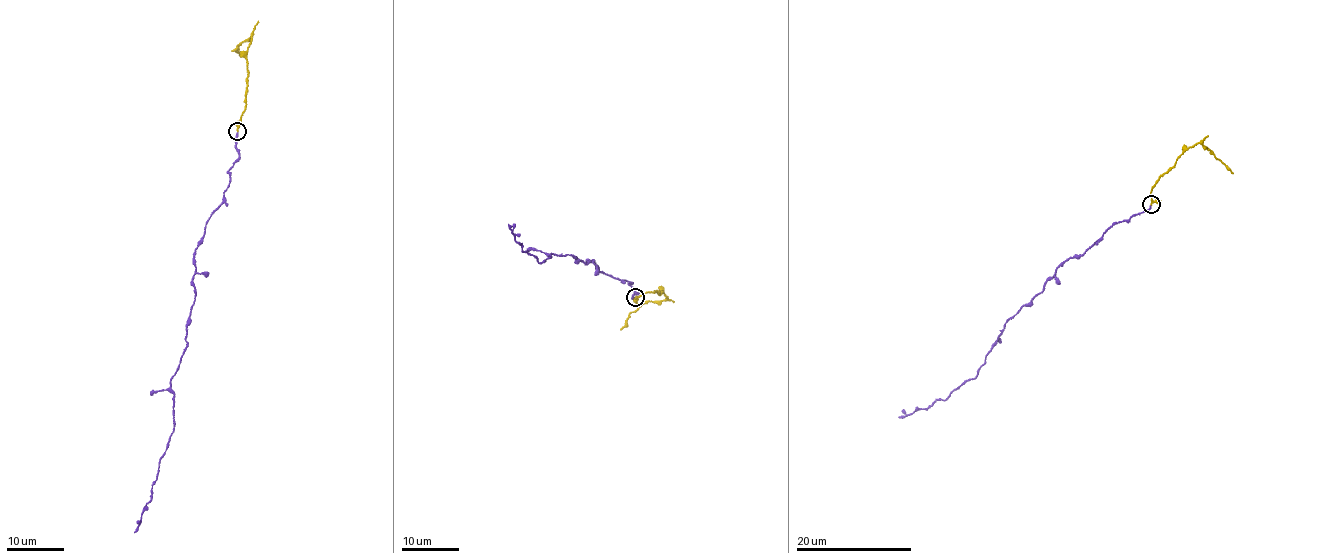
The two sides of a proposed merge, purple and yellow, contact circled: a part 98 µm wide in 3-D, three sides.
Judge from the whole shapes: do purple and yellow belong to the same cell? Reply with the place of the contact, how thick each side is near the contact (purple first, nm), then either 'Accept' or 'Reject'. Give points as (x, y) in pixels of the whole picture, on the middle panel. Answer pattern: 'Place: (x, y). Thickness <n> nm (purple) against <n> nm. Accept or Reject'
Place: (635, 297). Thickness 180 nm (purple) against 180 nm. Accept

